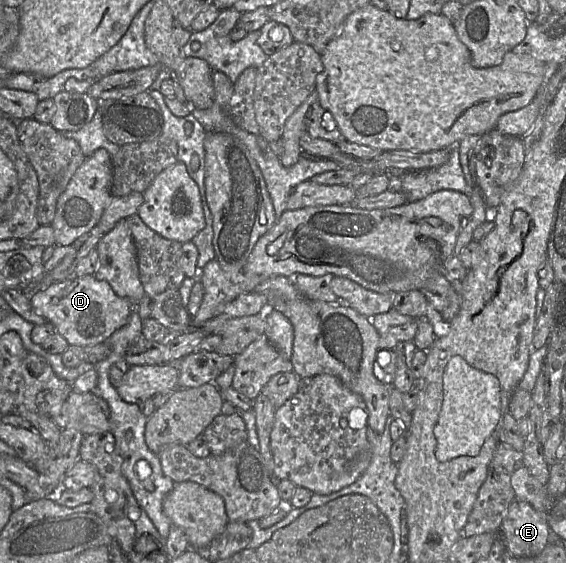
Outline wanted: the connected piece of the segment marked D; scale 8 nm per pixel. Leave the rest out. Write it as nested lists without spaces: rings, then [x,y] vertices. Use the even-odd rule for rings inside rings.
[[[94,275],[72,277],[51,284],[45,290],[30,294],[30,301],[36,313],[51,322],[69,345],[79,346],[107,341],[136,310],[134,303],[118,296],[107,281],[98,280]]]

